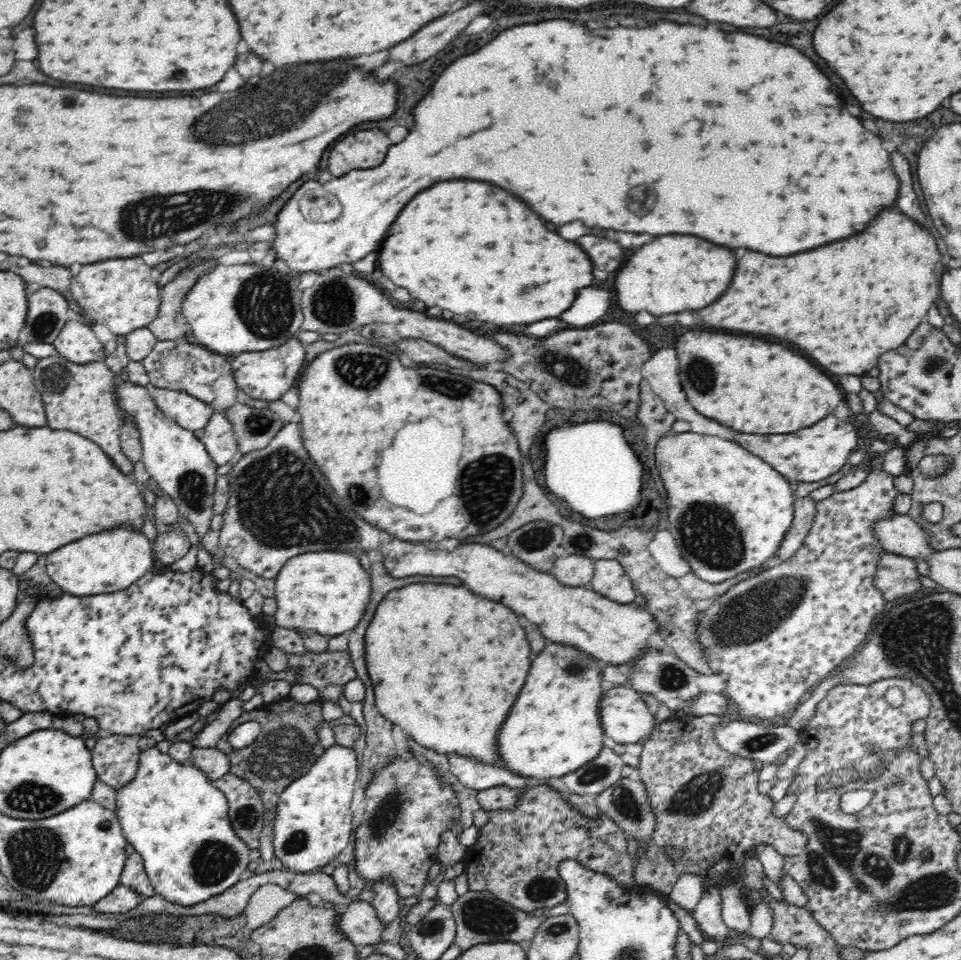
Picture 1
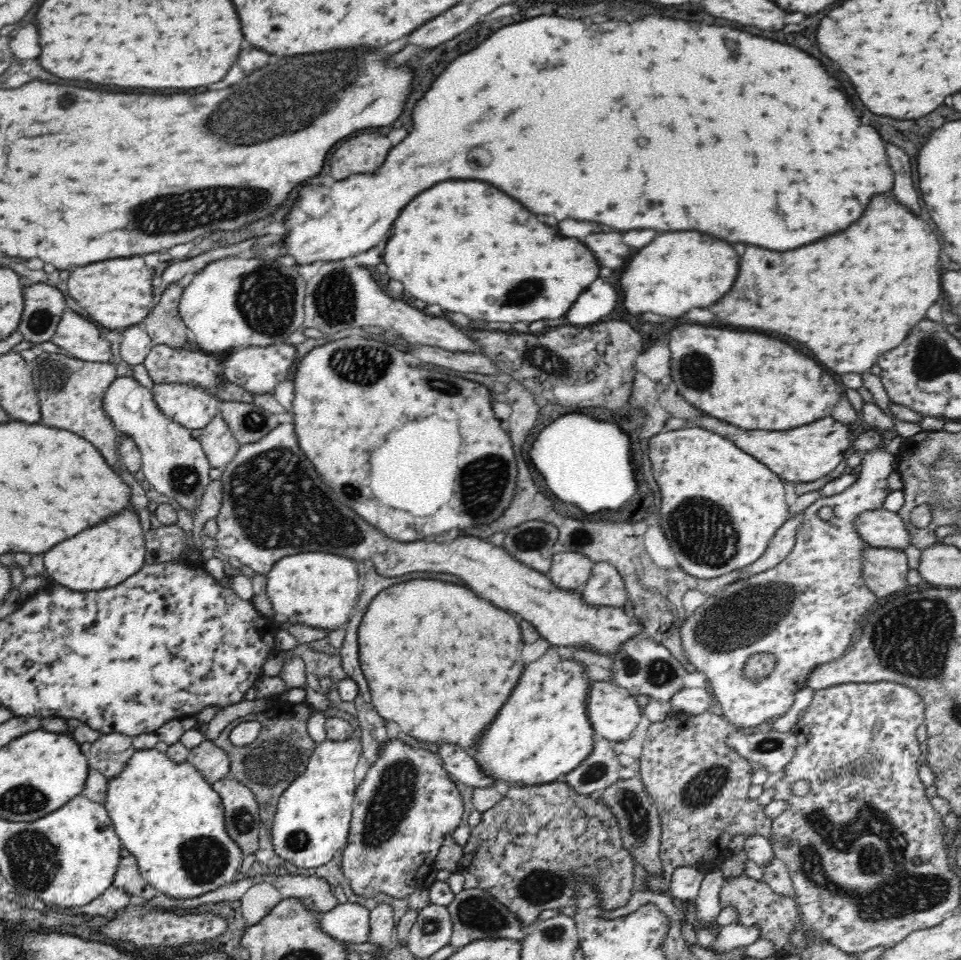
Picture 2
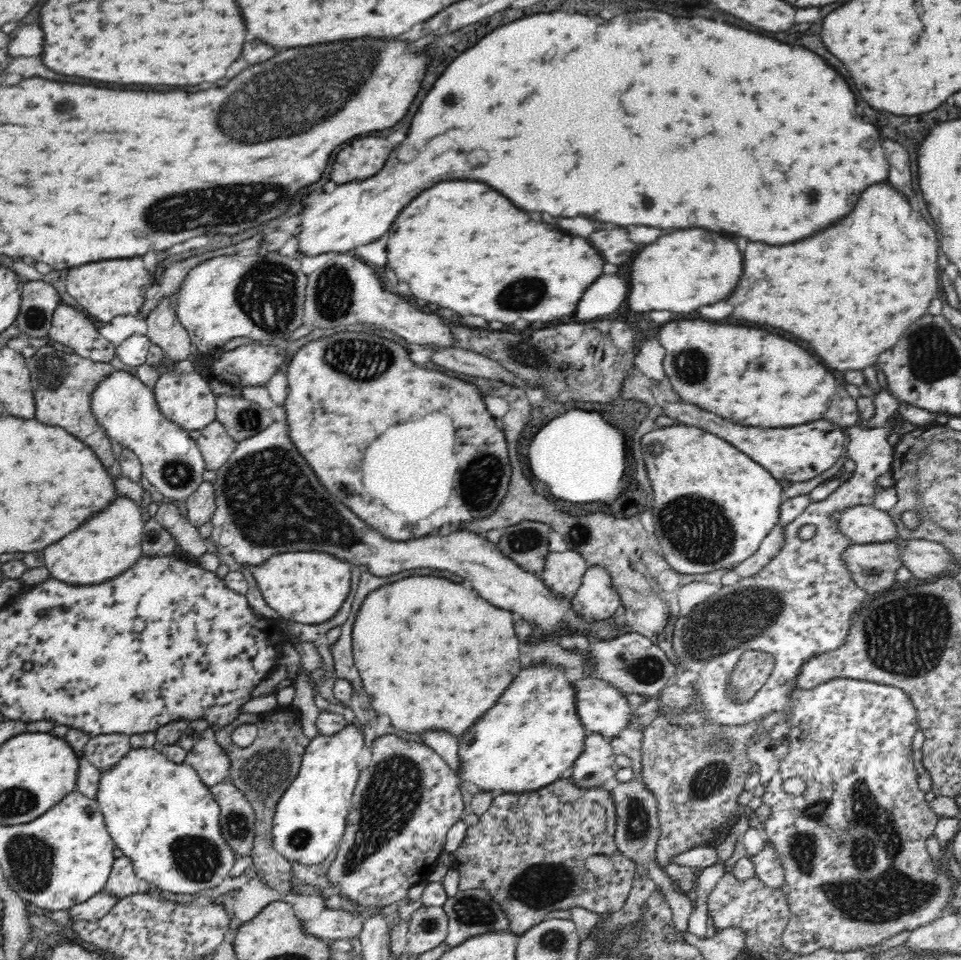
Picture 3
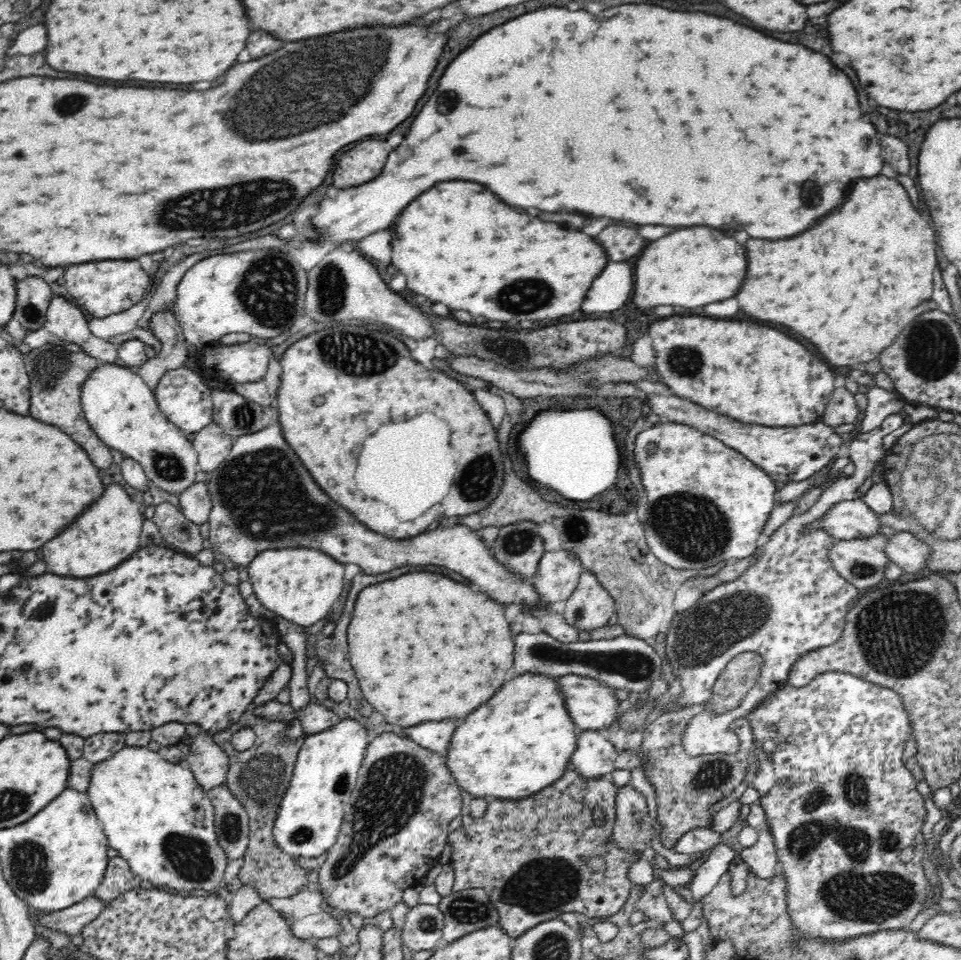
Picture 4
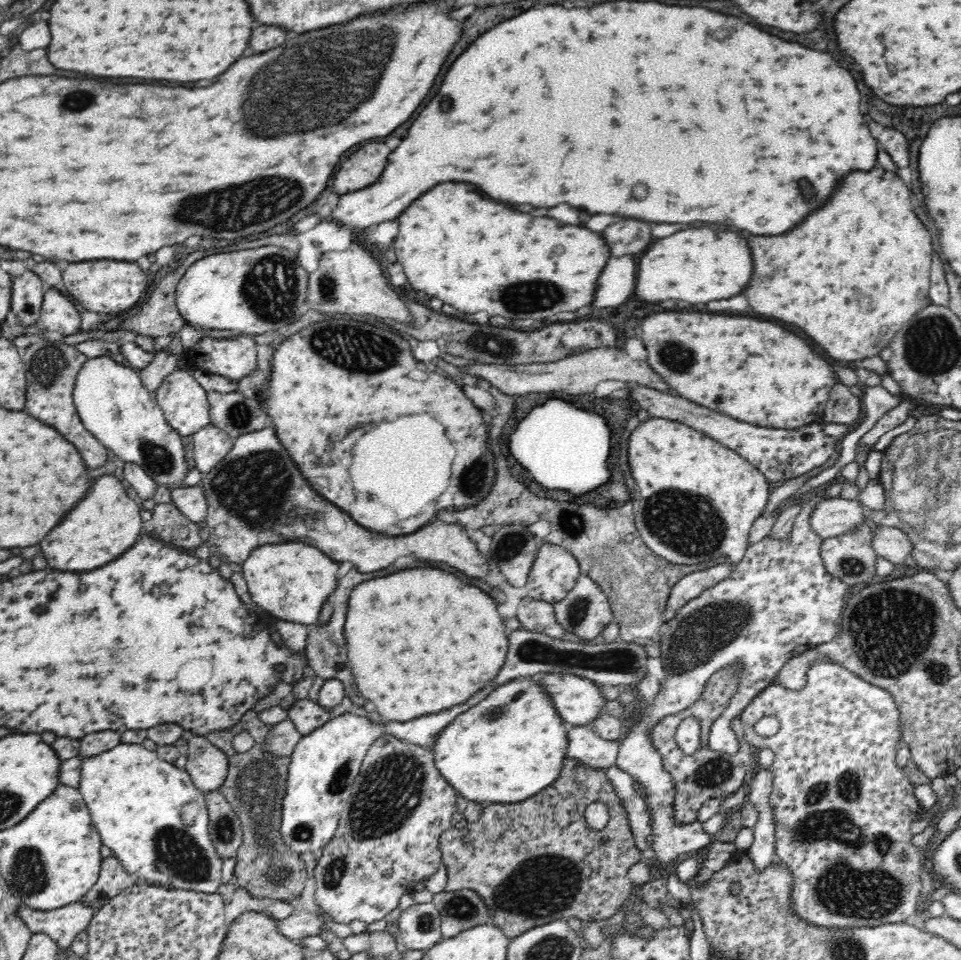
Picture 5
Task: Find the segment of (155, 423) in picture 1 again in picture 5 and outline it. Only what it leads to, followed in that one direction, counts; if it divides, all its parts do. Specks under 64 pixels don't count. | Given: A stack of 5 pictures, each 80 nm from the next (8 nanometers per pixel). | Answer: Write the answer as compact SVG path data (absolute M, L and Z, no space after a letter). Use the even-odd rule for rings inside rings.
M109 355L88 357L86 360L76 376L72 400L84 428L107 450L114 452L120 460L141 466L156 481L156 484L174 484L176 487L176 482L182 480L184 474L188 472L188 465L184 461L182 437L167 424L162 409L155 402L154 395L148 393L143 386L139 370L122 366Z

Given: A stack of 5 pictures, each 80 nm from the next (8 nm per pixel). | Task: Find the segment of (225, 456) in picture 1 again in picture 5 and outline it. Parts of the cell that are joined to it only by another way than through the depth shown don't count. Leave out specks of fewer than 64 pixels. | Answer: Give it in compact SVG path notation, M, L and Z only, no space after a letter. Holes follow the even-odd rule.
M206 426L192 434L195 467L204 475L212 470L234 446L235 440L216 426Z

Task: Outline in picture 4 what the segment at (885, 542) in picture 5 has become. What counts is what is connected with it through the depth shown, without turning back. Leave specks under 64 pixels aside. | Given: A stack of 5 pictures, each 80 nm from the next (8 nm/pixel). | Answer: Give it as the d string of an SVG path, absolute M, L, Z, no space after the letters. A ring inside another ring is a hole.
M894 530L890 537L886 536L884 553L906 574L918 574L928 568L926 556L930 554L930 547L908 532Z

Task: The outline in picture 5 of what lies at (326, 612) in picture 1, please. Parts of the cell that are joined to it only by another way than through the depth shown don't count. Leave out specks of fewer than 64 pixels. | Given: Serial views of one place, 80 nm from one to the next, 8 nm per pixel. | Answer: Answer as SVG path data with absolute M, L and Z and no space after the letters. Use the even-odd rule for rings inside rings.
M284 542L278 546L262 544L250 550L242 562L241 573L252 600L260 608L277 619L310 625L318 621L322 604L336 588L336 570L338 562L328 558L321 549L302 542Z

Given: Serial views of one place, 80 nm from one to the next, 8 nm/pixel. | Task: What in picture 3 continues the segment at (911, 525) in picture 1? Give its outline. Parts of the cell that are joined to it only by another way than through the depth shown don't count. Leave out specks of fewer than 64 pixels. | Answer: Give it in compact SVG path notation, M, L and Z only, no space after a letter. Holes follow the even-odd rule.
M872 505L850 506L833 515L838 531L853 543L888 542L898 538L896 525L887 512Z

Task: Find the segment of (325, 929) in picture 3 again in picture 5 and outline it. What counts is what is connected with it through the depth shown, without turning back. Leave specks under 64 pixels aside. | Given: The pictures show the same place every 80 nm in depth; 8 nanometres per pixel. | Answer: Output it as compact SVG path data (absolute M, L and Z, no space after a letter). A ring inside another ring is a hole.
M293 913L283 920L276 921L276 929L284 937L299 942L308 936L318 936L320 928L324 928L328 921L326 916L318 918L313 913Z

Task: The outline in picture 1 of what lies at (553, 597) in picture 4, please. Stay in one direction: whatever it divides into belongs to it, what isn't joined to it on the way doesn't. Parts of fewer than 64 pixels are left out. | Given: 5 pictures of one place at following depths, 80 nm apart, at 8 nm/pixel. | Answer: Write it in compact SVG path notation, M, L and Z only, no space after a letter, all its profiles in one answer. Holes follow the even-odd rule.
M568 554L567 556L557 557L548 572L556 577L560 585L588 587L590 580L592 580L594 568L595 560L593 558Z

